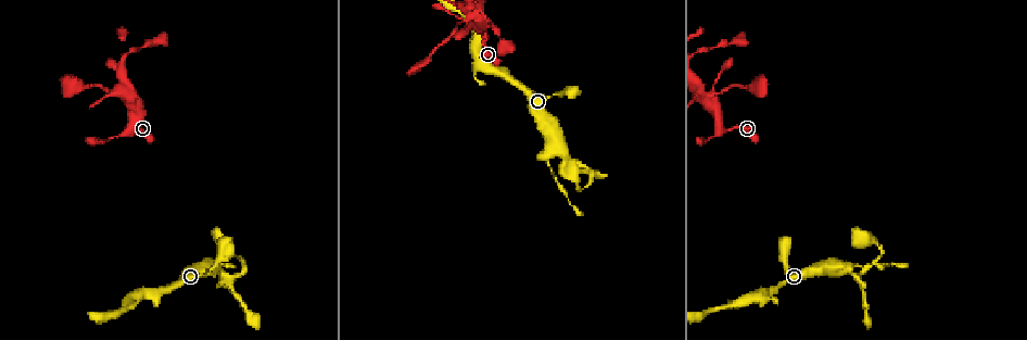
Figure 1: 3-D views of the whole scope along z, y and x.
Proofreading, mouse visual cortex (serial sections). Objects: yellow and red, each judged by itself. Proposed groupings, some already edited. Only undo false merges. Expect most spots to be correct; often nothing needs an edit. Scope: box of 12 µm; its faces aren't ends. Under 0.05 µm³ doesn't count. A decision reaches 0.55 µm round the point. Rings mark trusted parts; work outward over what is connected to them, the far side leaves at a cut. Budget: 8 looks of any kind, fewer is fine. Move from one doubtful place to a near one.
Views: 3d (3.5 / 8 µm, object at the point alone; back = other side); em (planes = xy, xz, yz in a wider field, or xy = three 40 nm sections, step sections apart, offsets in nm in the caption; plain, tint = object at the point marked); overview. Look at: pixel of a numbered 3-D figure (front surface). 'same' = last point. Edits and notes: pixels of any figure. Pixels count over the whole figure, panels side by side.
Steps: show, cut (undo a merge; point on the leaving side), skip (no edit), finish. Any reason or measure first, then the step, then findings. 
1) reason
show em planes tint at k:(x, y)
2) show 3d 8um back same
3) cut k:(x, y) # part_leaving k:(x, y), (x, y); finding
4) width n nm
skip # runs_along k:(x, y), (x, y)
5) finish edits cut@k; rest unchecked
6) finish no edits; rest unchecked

calibre changes
show 3d 3.5um at 1:(855, 278)

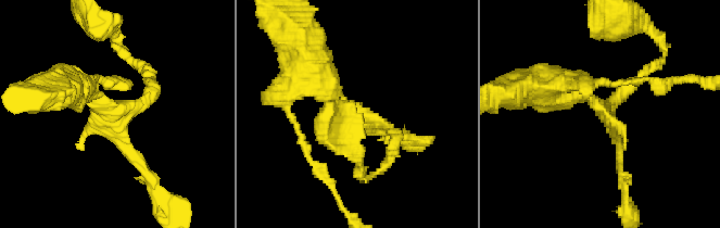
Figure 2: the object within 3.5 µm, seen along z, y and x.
show em xy step 2 tint at 2:(116, 109)

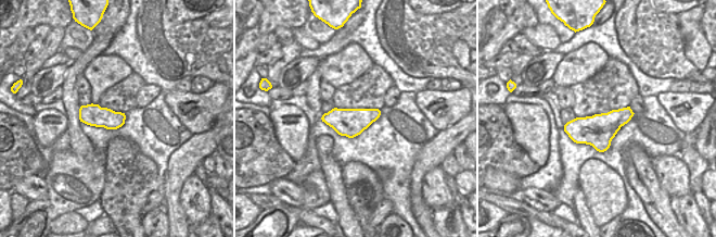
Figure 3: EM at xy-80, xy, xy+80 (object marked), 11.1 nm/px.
skip # runs_along 2:(314, 67), (391, 153); all the same cell

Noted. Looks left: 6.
thick turns thin
show 3d 3.5um at 1:(477, 40)

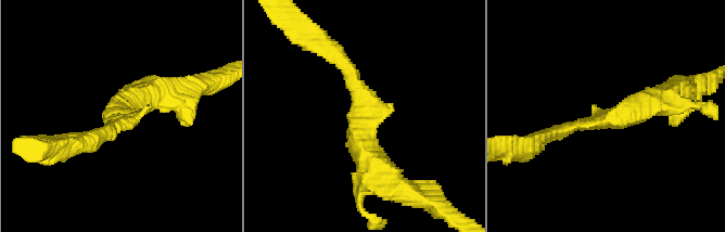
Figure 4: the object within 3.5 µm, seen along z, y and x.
show em xy step 3 tint at 4:(364, 118)

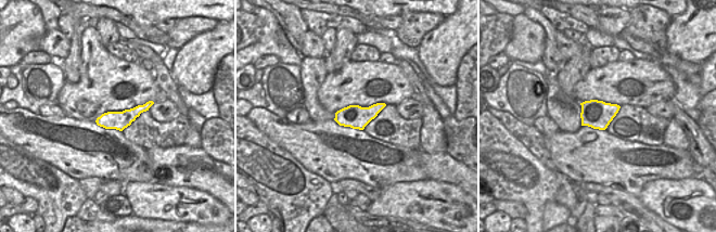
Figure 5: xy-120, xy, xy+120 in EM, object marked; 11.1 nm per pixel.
arm_widths 200, 400 nm
skip # runs_along 5:(145, 106), (119, 120), (99, 121); all the same cell

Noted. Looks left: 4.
four-way junction
show 3d 3.5um at 1:(705, 98)

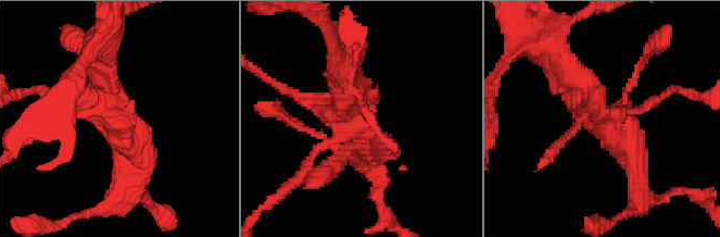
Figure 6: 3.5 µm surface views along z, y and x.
skip # runs_along 6:(638, 178), (566, 65); continuous, no second cell

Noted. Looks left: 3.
finish no edits; rest unchecked

